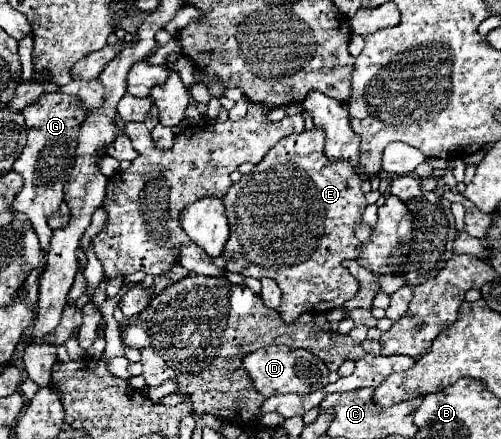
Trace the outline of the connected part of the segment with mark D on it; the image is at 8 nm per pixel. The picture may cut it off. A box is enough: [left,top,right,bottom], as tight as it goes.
[243,346,329,396]

